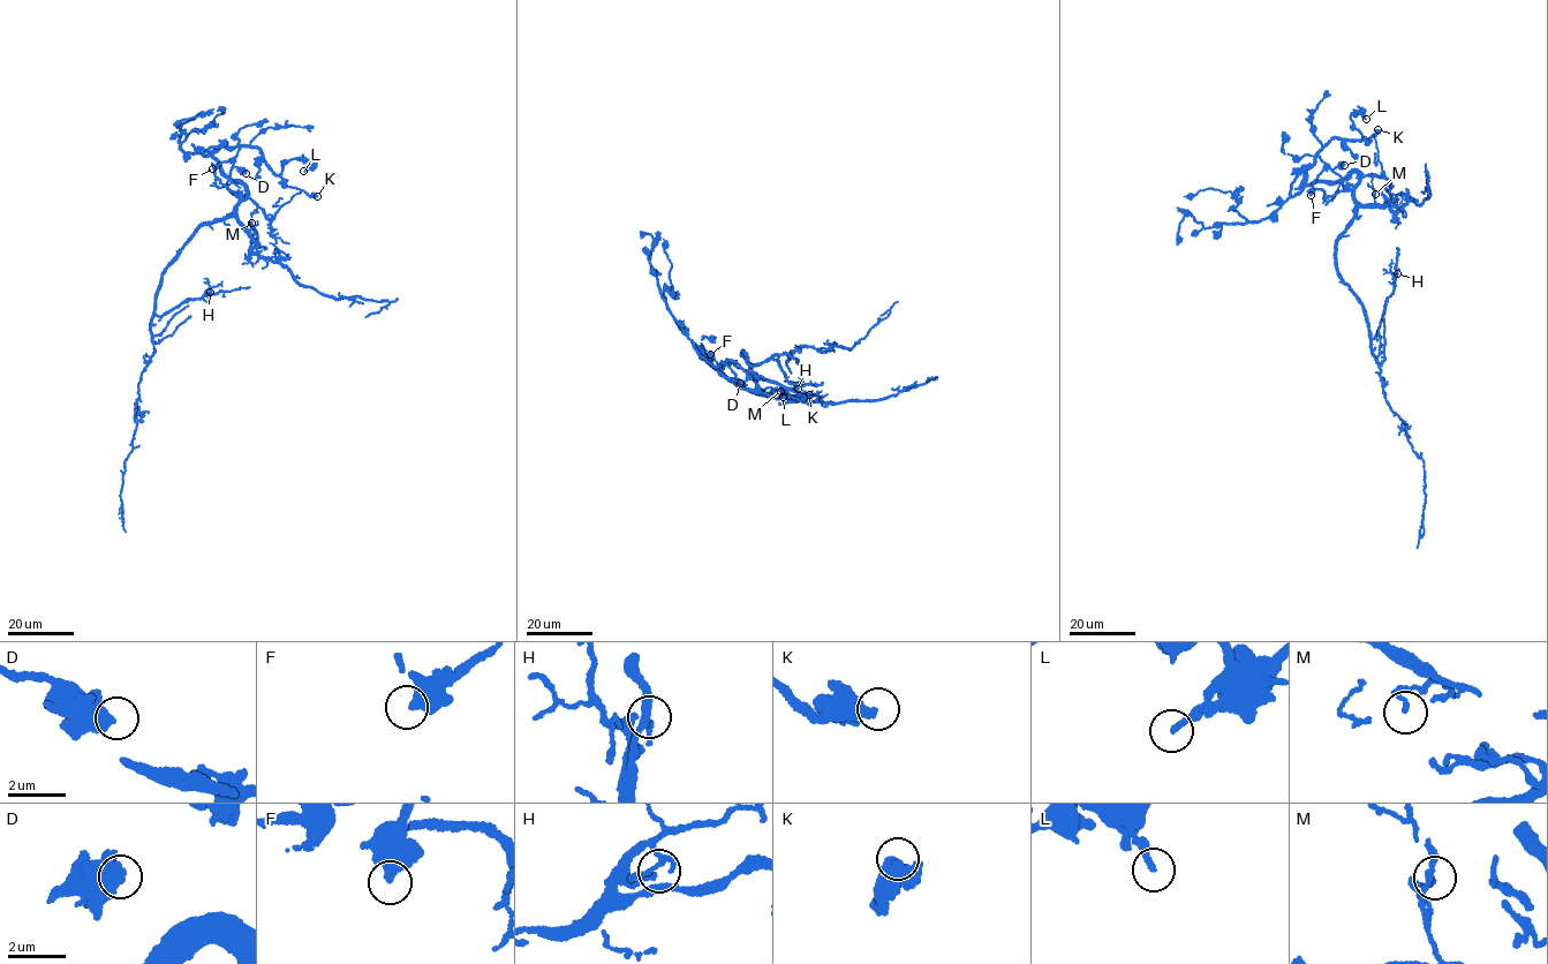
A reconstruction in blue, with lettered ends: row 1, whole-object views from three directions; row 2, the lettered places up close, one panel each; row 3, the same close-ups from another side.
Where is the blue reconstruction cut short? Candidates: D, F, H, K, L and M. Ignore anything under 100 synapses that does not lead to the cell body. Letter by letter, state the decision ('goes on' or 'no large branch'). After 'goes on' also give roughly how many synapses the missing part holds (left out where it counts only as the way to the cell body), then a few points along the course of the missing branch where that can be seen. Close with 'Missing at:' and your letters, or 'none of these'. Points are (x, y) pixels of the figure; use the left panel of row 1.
D: no large branch
F: no large branch
H: no large branch
K: no large branch
L: no large branch
M: no large branch
Missing at: none of these

